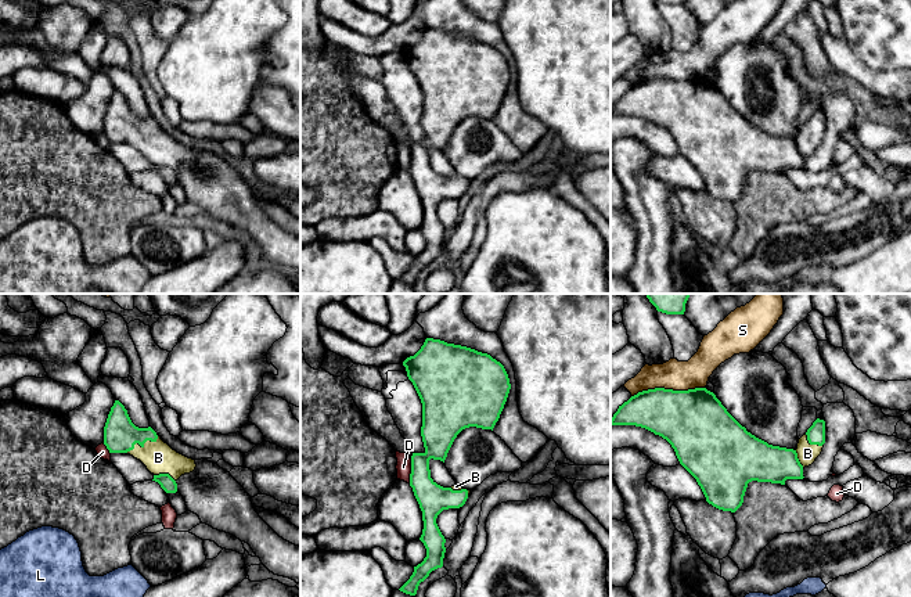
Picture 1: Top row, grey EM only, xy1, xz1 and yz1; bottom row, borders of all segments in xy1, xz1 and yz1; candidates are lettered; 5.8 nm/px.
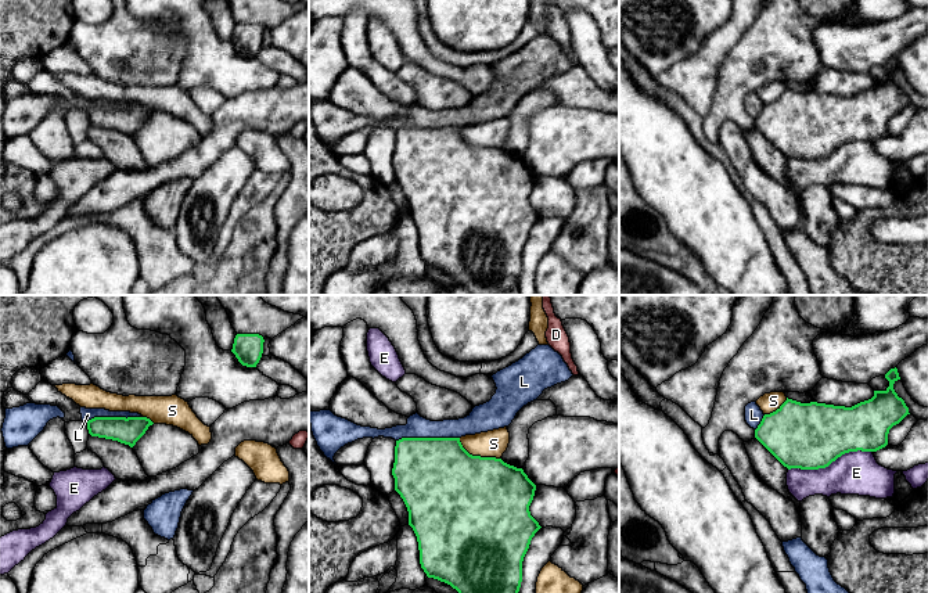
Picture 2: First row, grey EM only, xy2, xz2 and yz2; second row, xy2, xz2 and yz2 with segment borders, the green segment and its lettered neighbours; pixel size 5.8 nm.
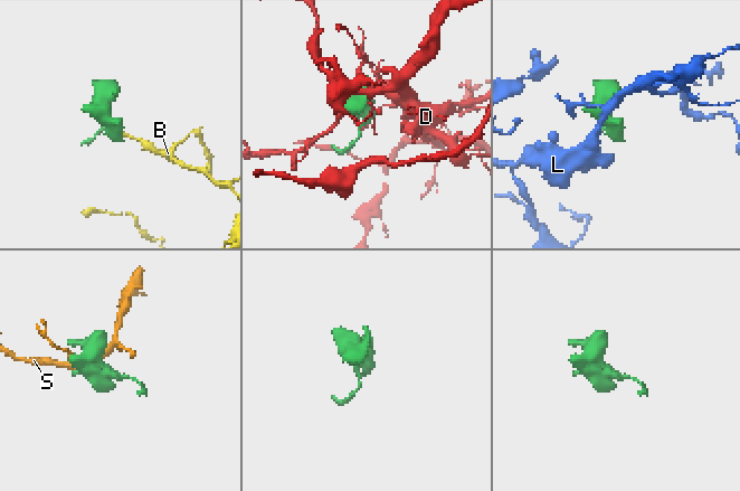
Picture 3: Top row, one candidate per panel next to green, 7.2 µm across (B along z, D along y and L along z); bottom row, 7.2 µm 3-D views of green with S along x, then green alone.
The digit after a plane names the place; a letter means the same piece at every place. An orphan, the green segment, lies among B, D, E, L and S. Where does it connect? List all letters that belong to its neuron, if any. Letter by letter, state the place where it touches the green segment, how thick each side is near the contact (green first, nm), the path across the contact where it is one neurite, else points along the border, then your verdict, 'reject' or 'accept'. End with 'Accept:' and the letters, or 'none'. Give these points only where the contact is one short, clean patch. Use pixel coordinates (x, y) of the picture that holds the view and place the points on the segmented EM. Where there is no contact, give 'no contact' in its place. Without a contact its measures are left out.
B: contact xy1 (141, 446); calibres 200 and 180 nm; way xy1 (121, 435), (136, 441), (141, 446), (158, 457); accept
D: contact xz1 (411, 471); calibres 180 and 90 nm; border xz1 (411, 459), (409, 482); reject
E: contact yz2 (830, 463); calibres 380 and 260 nm; reject
L: contact xz2 (427, 438); calibres 480 and 130 nm; border xz2 (459, 437), (402, 437), (396, 441); reject
S: contact yz1 (668, 389); calibres 380 and 180 nm; reject
Accept: B

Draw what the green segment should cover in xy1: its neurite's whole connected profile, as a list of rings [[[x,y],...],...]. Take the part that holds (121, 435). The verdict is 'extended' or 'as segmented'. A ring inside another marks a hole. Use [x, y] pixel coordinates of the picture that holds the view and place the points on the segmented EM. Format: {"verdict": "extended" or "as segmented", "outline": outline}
{"verdict": "extended", "outline": [[[119,400],[108,414],[104,445],[109,453],[127,453],[140,460],[166,493],[176,493],[176,481],[197,467],[195,460],[173,450],[151,427],[136,427]]]}

